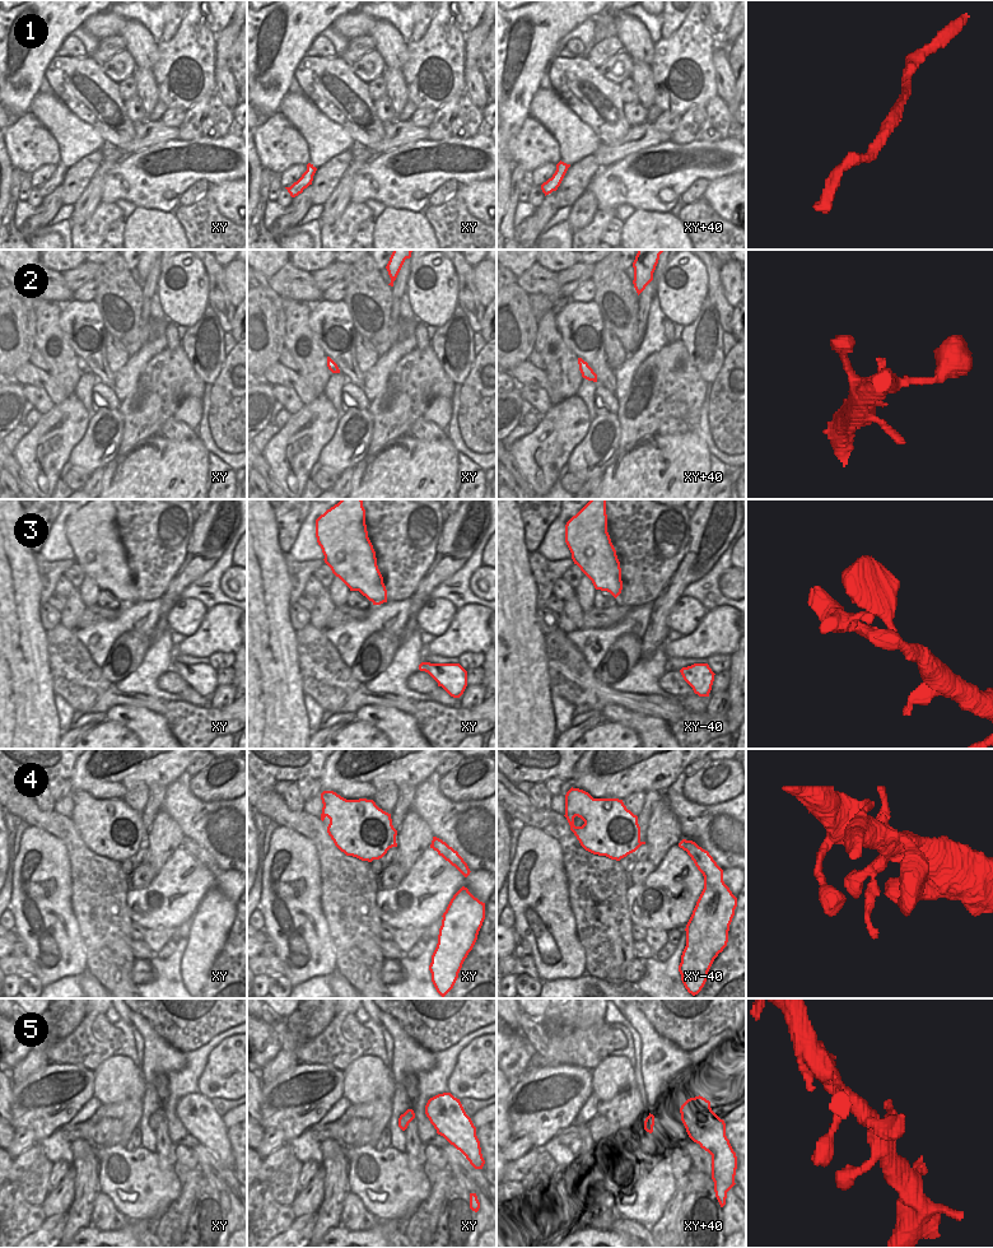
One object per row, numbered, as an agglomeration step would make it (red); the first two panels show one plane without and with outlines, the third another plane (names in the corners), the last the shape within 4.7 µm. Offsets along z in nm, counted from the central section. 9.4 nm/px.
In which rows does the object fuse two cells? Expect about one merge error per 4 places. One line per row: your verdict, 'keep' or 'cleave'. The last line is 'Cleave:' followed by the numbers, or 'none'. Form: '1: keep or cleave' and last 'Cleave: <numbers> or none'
1: keep
2: keep
3: keep
4: keep
5: keep
Cleave: none

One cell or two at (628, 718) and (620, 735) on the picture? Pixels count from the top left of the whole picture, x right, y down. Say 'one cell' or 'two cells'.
two cells

